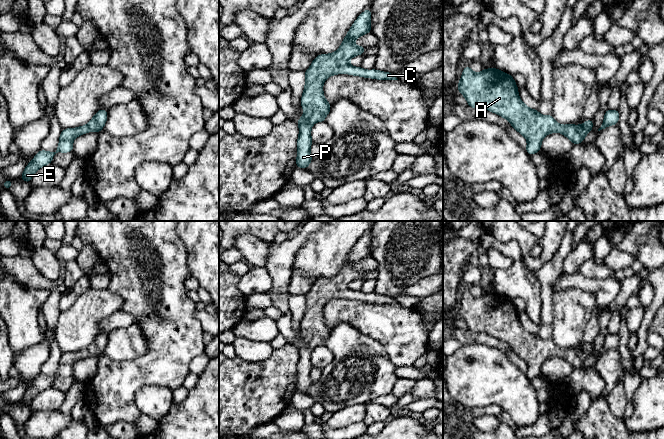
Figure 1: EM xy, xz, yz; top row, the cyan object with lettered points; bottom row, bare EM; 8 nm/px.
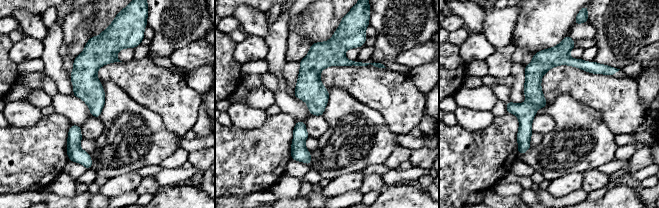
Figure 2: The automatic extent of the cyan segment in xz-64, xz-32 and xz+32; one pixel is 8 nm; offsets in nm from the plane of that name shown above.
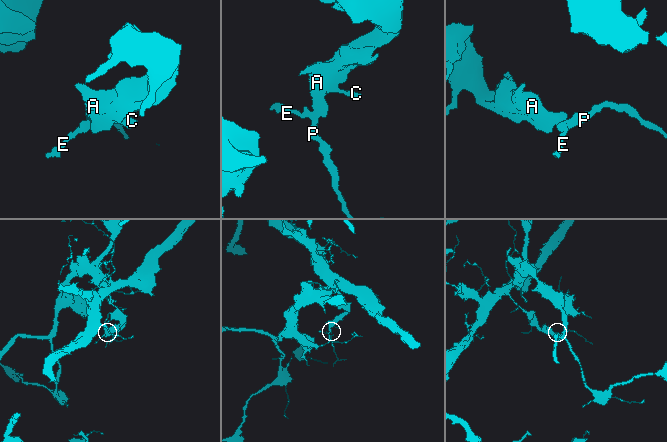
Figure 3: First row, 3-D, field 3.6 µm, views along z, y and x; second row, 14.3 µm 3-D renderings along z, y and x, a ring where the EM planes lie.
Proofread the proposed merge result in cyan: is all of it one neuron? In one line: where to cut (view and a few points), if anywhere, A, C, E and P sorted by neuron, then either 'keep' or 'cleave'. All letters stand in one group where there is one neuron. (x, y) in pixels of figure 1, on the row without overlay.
cut none; groups A C E P; keep

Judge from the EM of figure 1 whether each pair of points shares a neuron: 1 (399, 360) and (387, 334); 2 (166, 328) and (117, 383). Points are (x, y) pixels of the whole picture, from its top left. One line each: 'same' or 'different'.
1: same
2: same

